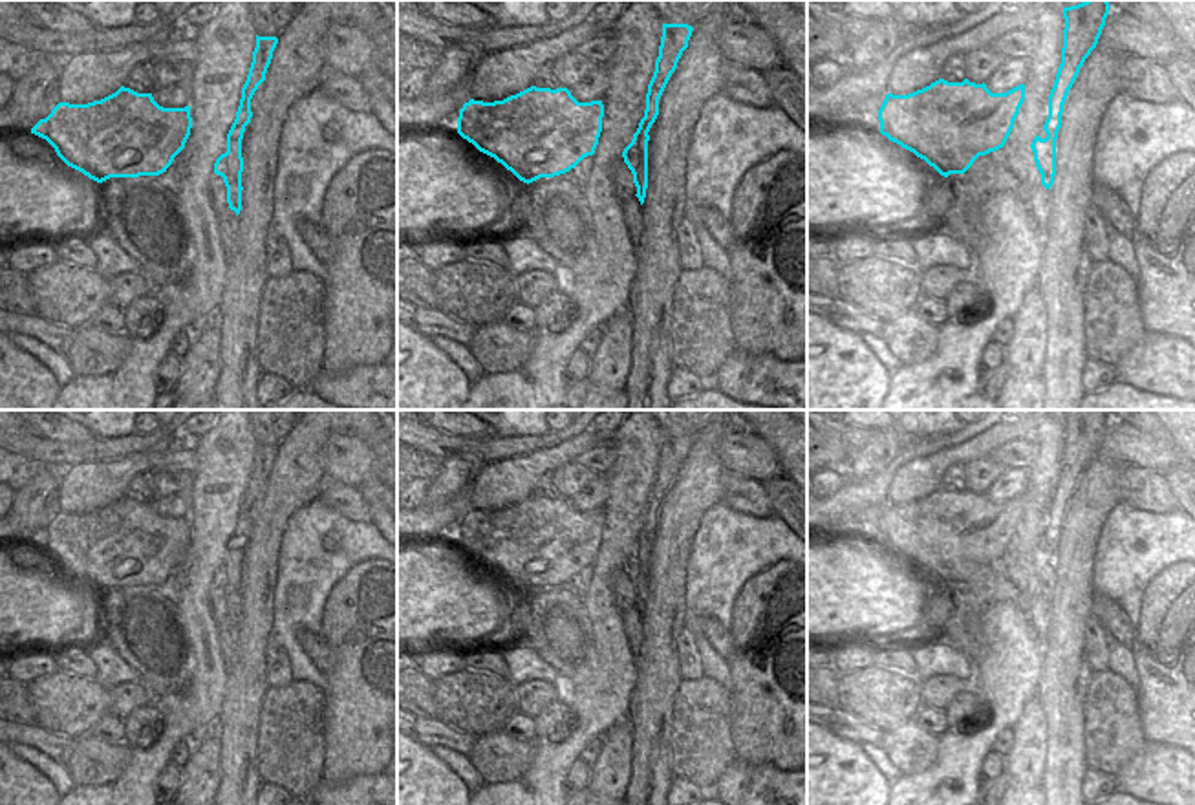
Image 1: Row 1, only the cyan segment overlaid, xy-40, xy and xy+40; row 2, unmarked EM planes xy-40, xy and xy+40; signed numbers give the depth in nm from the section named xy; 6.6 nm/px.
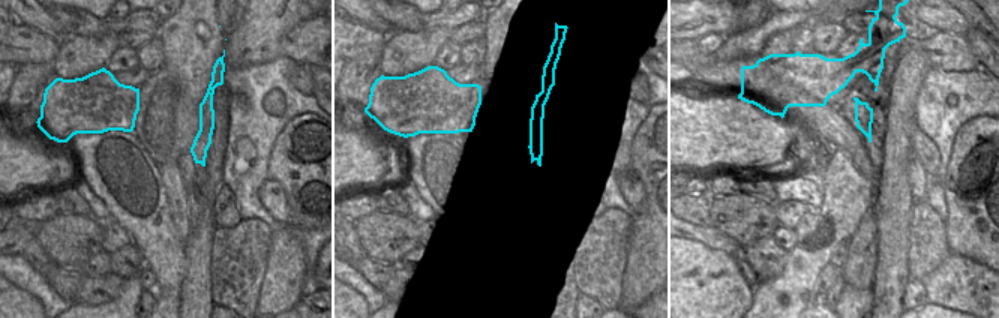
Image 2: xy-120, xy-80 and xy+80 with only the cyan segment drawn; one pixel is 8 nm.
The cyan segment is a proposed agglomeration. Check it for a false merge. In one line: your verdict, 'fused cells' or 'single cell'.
fused cells

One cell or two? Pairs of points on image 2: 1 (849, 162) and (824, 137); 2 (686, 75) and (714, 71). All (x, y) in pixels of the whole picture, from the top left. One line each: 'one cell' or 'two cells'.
1: one cell
2: one cell

